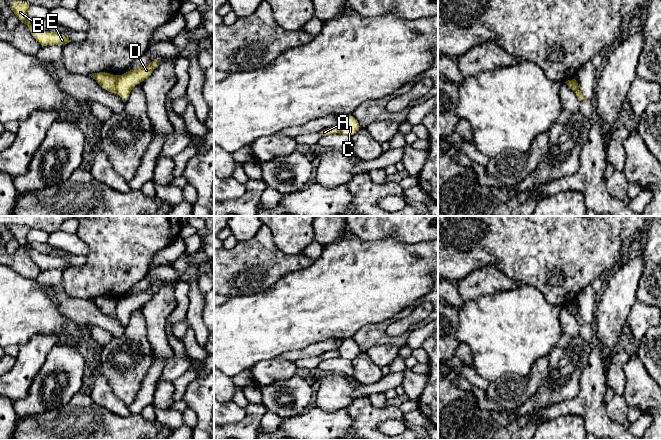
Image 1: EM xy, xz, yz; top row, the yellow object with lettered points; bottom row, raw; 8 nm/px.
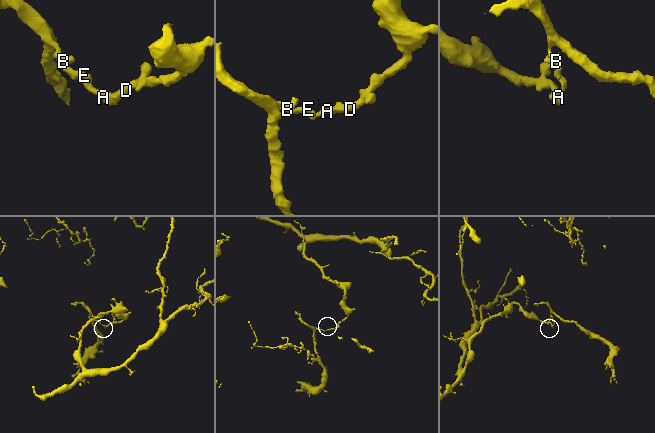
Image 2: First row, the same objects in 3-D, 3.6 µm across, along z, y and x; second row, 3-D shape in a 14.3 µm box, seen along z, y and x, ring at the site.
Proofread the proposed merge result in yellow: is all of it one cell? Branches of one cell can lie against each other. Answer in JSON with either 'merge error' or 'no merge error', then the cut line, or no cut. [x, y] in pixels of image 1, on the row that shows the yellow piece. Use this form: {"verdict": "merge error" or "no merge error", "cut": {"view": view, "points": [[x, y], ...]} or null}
{"verdict": "merge error", "cut": {"view": "xy", "points": [[117, 76], [116, 93]]}}

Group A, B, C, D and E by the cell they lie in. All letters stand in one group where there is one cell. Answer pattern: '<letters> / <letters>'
A B E / C D

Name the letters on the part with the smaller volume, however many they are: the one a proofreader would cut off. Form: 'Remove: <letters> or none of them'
Remove: A, B, E

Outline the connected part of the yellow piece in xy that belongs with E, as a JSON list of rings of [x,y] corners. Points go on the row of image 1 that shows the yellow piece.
[[[8,1],[9,10],[18,17],[20,23],[24,23],[31,33],[31,35],[38,41],[40,47],[48,45],[65,45],[71,40],[69,40],[63,33],[52,32],[41,30],[40,28],[33,25],[30,20],[26,17],[27,11],[31,3],[25,1]]]

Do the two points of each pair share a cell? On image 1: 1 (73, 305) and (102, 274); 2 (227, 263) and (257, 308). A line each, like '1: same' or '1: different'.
1: different
2: different

